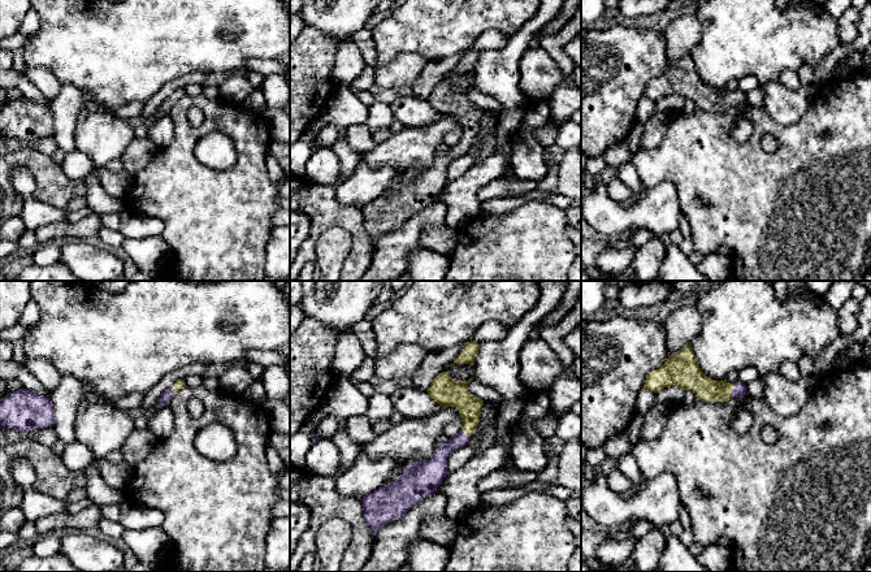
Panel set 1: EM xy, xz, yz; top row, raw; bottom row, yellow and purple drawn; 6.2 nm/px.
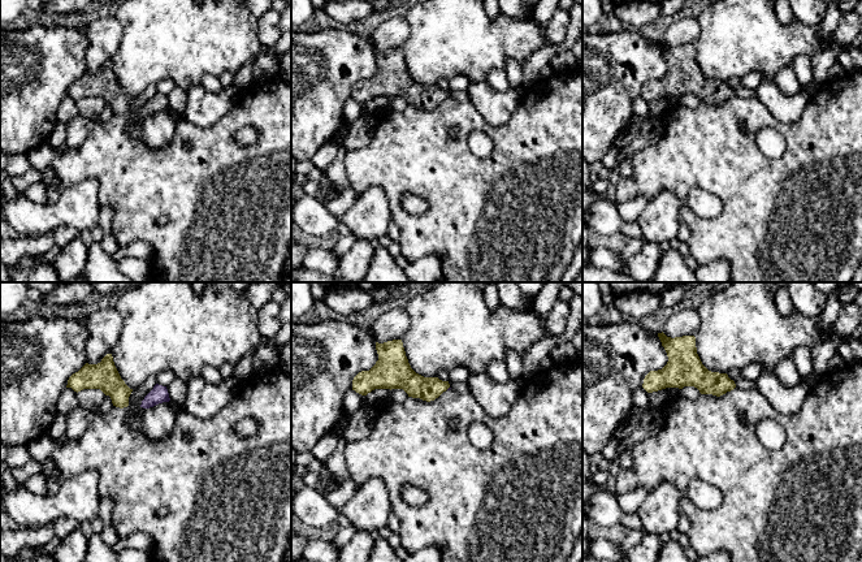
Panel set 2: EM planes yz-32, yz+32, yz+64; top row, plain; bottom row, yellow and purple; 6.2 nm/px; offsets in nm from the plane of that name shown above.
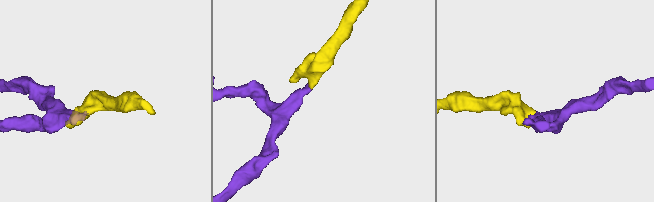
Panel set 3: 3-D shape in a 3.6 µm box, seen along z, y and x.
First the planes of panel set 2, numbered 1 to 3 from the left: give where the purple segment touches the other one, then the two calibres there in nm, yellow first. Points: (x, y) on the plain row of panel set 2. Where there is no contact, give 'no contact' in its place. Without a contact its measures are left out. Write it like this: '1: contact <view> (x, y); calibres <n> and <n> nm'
1: no contact
2: contact yz+32 (447, 96); calibres 150 and 20 nm
3: no contact

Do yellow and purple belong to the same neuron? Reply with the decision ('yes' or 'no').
yes

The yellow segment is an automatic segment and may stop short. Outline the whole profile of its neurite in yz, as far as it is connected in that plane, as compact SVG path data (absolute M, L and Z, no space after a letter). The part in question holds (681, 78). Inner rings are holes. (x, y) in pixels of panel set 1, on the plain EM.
M685 53L677 62L668 64L667 70L656 79L651 79L645 88L644 98L654 101L664 96L679 95L692 99L702 110L727 110L732 105L748 104L745 92L714 90L699 77L692 53Z

